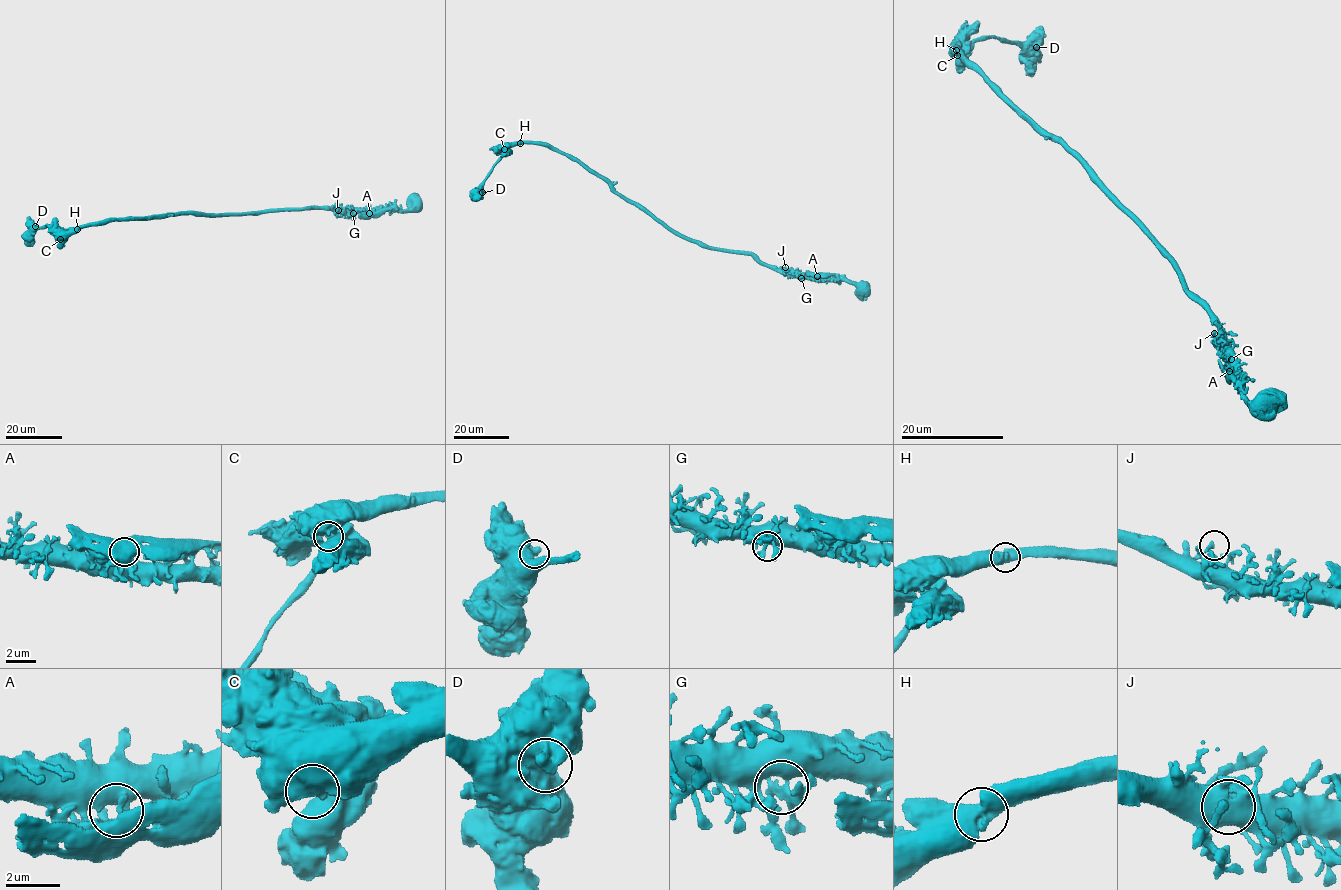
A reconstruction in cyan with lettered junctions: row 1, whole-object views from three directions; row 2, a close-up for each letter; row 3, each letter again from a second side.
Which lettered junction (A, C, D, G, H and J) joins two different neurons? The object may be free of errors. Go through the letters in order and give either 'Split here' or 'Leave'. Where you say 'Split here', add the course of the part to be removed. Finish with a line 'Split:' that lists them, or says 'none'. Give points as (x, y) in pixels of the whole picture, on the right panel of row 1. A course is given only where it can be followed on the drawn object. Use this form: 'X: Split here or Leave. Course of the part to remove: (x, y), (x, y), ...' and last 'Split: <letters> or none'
A: Split here. Course of the part to remove: (1229, 370), (1227, 382), (1232, 379), (1244, 391), (1248, 386)
C: Leave
D: Leave
G: Leave
H: Leave
J: Leave
Split: A

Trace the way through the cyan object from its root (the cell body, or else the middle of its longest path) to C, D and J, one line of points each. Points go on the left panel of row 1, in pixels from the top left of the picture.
C: (415, 203), (401, 210), (312, 207), (240, 214), (187, 212), (159, 218), (115, 219), (75, 228), (60, 239)
D: (415, 203), (401, 210), (314, 207), (216, 216), (180, 213), (115, 219), (63, 232), (52, 224), (35, 226)
J: (415, 203), (401, 210), (335, 213), (338, 210)

